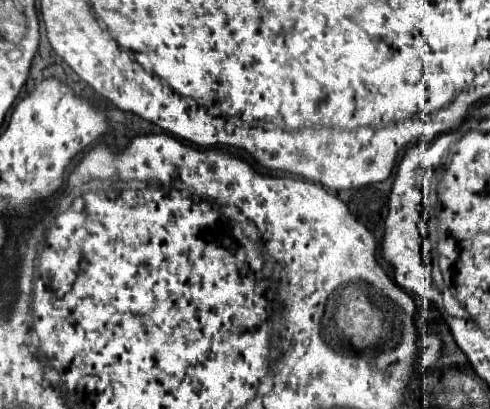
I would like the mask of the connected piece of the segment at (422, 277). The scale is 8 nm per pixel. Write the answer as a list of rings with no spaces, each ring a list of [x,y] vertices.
[[[392,196],[392,212],[388,212],[388,216],[386,216],[386,234],[384,234],[384,242],[382,242],[382,256],[384,256],[384,260],[388,260],[392,264],[394,282],[400,288],[404,288],[410,294],[418,294],[426,302],[434,302],[436,306],[442,306],[442,292],[436,288],[436,282],[432,280],[432,262],[424,260],[424,246],[428,252],[432,250],[432,246],[430,246],[428,238],[422,238],[422,234],[418,230],[418,222],[422,220],[424,204],[420,204],[420,208],[416,208],[416,216],[404,216],[404,212],[408,212],[408,208],[404,208],[404,204],[400,204],[400,196]]]

